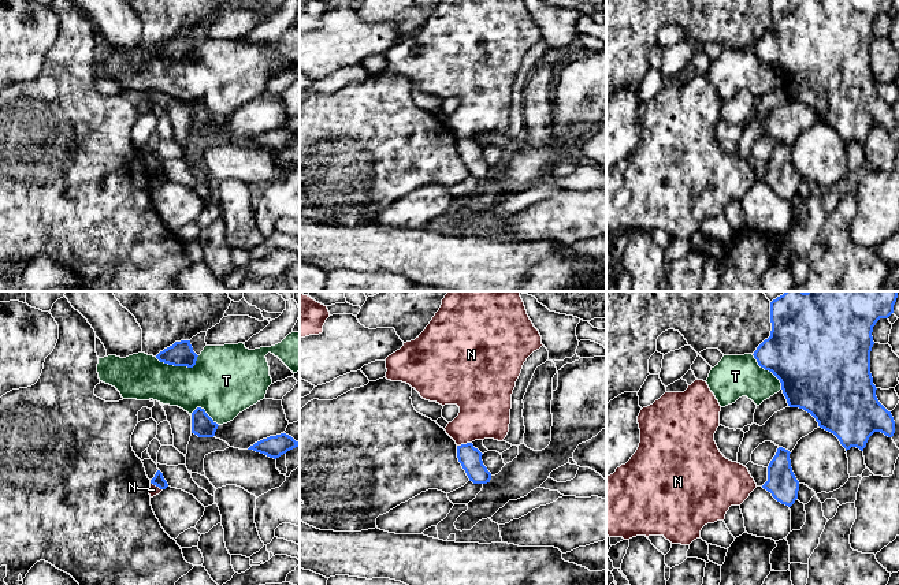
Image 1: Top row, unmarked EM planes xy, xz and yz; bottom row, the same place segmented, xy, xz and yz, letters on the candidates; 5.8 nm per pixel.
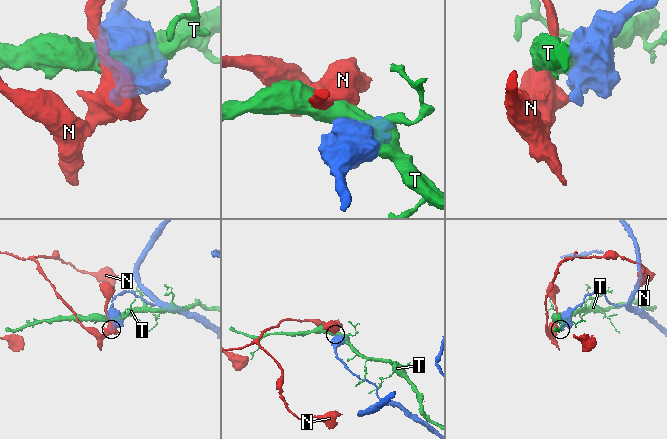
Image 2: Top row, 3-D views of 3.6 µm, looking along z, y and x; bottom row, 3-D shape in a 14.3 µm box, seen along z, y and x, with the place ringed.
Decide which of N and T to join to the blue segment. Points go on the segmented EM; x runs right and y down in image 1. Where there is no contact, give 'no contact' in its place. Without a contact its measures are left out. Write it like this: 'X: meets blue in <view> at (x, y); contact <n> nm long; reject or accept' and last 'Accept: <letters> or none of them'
N: meets blue in xz at (464, 444); contact 90 nm long; reject
T: meets blue in xy at (178, 365); contact 260 nm long; reject
Accept: none of them

